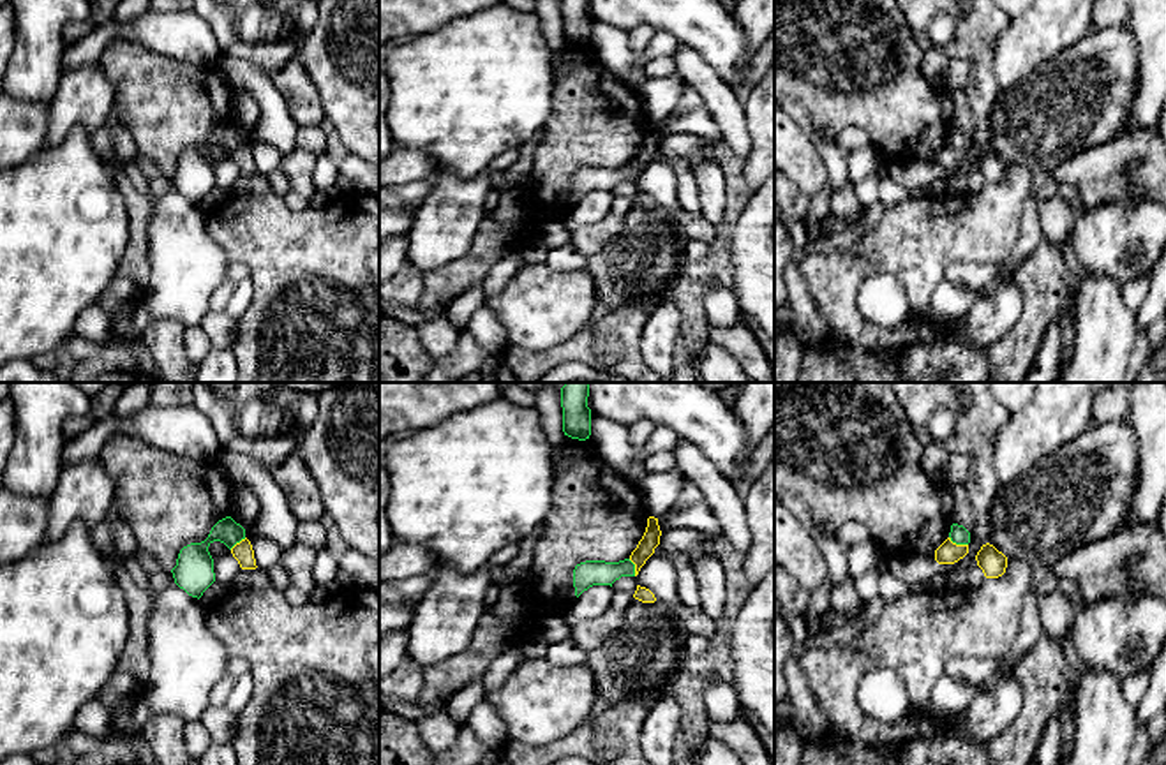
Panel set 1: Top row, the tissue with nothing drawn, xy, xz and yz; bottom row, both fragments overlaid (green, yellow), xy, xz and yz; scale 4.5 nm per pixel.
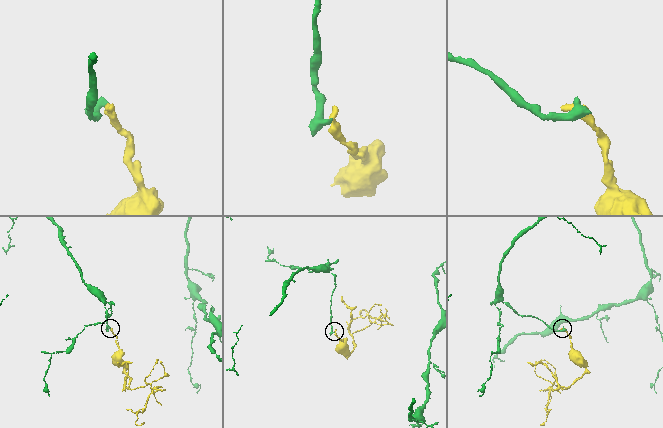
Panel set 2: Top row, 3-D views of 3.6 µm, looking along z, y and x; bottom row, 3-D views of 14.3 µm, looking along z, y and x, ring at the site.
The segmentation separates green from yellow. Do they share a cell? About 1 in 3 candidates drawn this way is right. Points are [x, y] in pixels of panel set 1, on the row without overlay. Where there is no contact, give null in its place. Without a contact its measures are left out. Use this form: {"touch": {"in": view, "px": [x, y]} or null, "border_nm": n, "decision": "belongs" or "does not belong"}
{"touch": {"in": "yz", "px": [958, 148]}, "border_nm": 100, "decision": "does not belong"}

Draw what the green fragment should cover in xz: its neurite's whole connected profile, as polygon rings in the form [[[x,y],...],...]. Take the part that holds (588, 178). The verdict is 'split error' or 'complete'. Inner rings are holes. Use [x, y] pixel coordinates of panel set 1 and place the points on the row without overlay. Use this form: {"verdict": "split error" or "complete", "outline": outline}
{"verdict": "complete", "outline": [[[630,164],[619,167],[586,166],[573,175],[573,192],[579,203],[593,190],[610,190],[621,182],[635,182],[635,169]]]}

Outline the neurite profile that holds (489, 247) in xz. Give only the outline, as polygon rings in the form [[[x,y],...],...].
[[[487,215],[475,236],[473,247],[459,261],[423,273],[420,310],[436,310],[475,284],[482,284],[490,268],[515,250],[529,245],[534,234],[503,236],[497,224]]]

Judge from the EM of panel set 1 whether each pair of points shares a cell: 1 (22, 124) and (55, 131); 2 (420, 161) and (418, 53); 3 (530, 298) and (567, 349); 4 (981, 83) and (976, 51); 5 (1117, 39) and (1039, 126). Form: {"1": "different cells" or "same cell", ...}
{"1": "different cells", "2": "different cells", "3": "different cells", "4": "same cell", "5": "same cell"}

